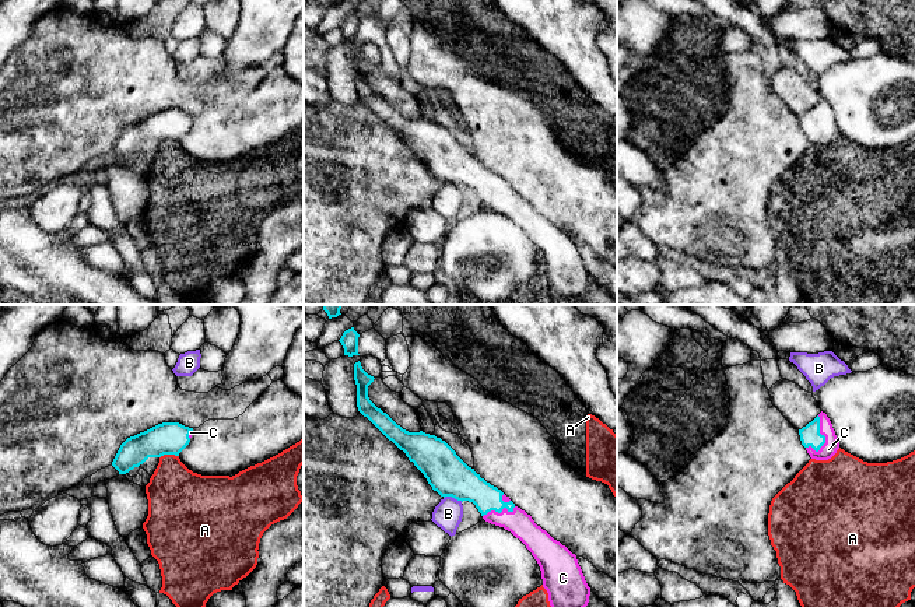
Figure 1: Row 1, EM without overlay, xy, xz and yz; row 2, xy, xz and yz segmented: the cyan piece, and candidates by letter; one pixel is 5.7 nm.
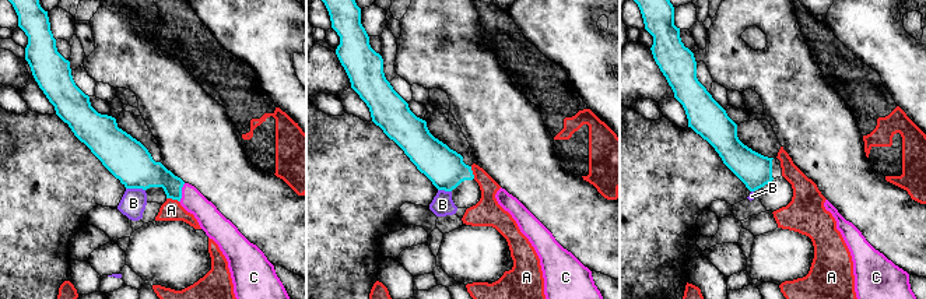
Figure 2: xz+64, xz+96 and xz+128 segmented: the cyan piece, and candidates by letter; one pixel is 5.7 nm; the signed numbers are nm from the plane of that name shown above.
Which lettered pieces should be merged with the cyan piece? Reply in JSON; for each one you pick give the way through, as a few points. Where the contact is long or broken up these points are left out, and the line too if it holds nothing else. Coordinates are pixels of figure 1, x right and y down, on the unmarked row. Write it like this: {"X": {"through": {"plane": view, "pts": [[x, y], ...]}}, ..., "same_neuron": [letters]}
{"C": {"through": {"plane": "yz", "pts": [[810, 122], [820, 120], [828, 136]]}}, "same_neuron": ["C"]}

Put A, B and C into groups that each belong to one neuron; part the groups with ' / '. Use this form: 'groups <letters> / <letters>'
groups A / B / C

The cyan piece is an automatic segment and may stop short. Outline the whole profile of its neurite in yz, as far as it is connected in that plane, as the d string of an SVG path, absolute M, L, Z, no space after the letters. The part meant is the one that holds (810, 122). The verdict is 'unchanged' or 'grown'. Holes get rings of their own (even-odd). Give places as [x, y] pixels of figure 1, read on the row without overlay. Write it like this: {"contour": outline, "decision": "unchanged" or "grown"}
{"contour": "M820 99L811 109L799 116L802 131L811 145L828 147L839 136L832 110L825 99Z", "decision": "grown"}

